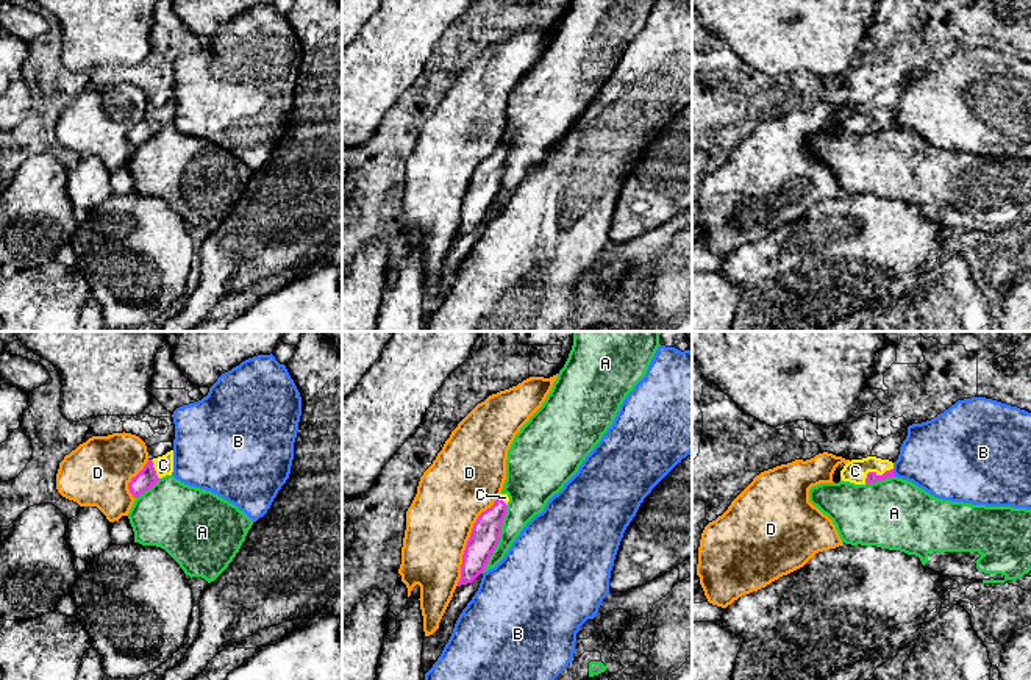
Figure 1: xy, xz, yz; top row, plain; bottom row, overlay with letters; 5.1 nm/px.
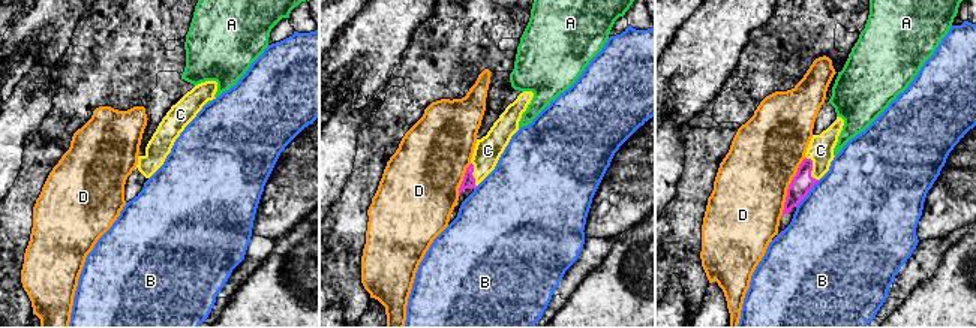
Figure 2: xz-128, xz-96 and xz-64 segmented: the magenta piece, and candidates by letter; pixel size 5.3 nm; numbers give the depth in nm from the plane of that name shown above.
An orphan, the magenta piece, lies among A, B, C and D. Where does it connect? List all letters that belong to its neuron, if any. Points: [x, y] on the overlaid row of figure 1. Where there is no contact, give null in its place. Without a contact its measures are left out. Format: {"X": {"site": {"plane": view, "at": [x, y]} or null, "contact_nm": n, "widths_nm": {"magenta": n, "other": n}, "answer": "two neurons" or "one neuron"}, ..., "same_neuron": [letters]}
{"A": {"site": {"plane": "xz", "at": [499, 540]}, "contact_nm": 380, "widths_nm": {"magenta": 150, "other": 180}, "answer": "two neurons"}, "B": {"site": {"plane": "yz", "at": [892, 472]}, "contact_nm": 40, "widths_nm": {"magenta": 60, "other": 380}, "answer": "two neurons"}, "C": {"site": {"plane": "yz", "at": [875, 474]}, "contact_nm": 170, "widths_nm": {"magenta": 60, "other": 120}, "answer": "one neuron"}, "D": {"site": {"plane": "xz", "at": [469, 540]}, "contact_nm": 500, "widths_nm": {"magenta": 150, "other": 360}, "answer": "two neurons"}, "same_neuron": ["C"]}

